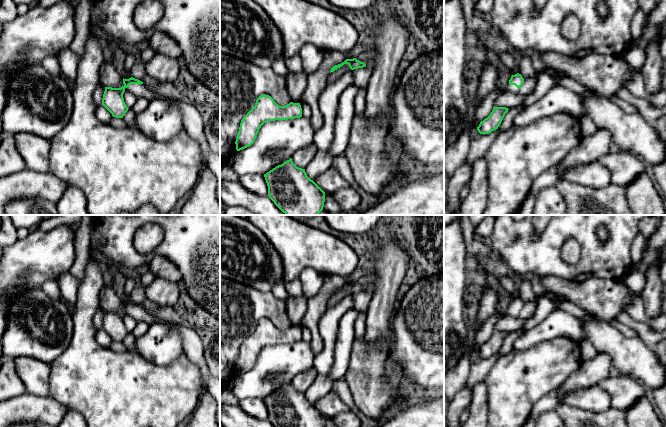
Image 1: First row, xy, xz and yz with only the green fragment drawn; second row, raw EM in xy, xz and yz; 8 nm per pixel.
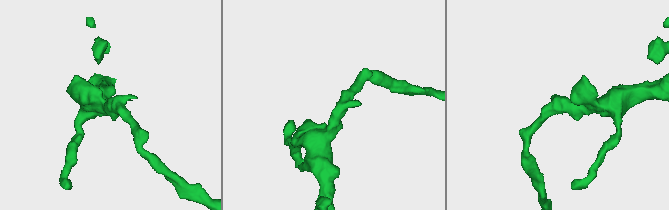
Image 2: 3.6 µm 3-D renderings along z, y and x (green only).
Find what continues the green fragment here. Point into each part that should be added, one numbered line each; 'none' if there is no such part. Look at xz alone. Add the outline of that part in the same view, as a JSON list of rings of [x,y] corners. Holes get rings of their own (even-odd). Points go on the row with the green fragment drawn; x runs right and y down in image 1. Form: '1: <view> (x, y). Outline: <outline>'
none

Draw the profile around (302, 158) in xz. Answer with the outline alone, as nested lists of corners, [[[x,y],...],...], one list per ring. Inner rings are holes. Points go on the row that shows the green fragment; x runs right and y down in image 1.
[[[311,143],[310,145],[296,151],[296,153],[292,156],[292,161],[297,167],[305,169],[314,159],[317,151],[318,148],[316,144]]]

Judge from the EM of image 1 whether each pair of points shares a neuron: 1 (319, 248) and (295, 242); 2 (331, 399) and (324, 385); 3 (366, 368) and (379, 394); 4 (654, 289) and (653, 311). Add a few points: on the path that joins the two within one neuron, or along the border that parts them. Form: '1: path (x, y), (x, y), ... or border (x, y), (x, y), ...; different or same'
1: path (313, 248), (301, 246); same
2: border (331, 391), (320, 398), (314, 405); different
3: path (366, 374), (366, 381), (373, 388); same
4: path (653, 294), (653, 306); same

